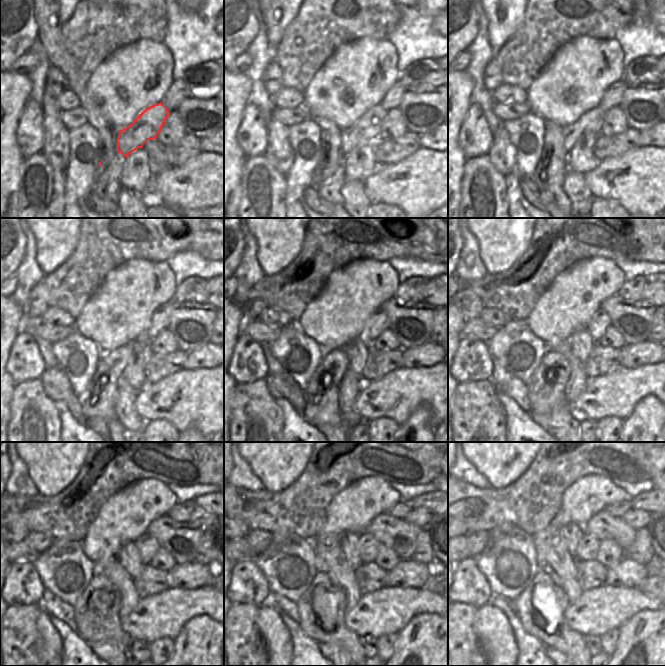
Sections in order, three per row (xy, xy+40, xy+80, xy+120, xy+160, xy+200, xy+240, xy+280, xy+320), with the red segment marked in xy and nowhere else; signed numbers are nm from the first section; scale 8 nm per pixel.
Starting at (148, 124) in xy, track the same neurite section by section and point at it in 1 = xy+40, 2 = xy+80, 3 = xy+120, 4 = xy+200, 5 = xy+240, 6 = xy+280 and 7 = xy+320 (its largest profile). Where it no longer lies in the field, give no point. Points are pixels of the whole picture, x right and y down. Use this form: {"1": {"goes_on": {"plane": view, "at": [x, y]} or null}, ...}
{"1": {"goes_on": {"plane": "xy+40", "at": [366, 130]}}, "2": {"goes_on": {"plane": "xy+80", "at": [592, 121]}}, "3": {"goes_on": {"plane": "xy+120", "at": [116, 360]}}, "4": {"goes_on": {"plane": "xy+200", "at": [546, 387]}}, "5": {"goes_on": {"plane": "xy+240", "at": [93, 626]}}, "6": {"goes_on": {"plane": "xy+280", "at": [336, 632]}}, "7": {"goes_on": {"plane": "xy+320", "at": [557, 634]}}}

